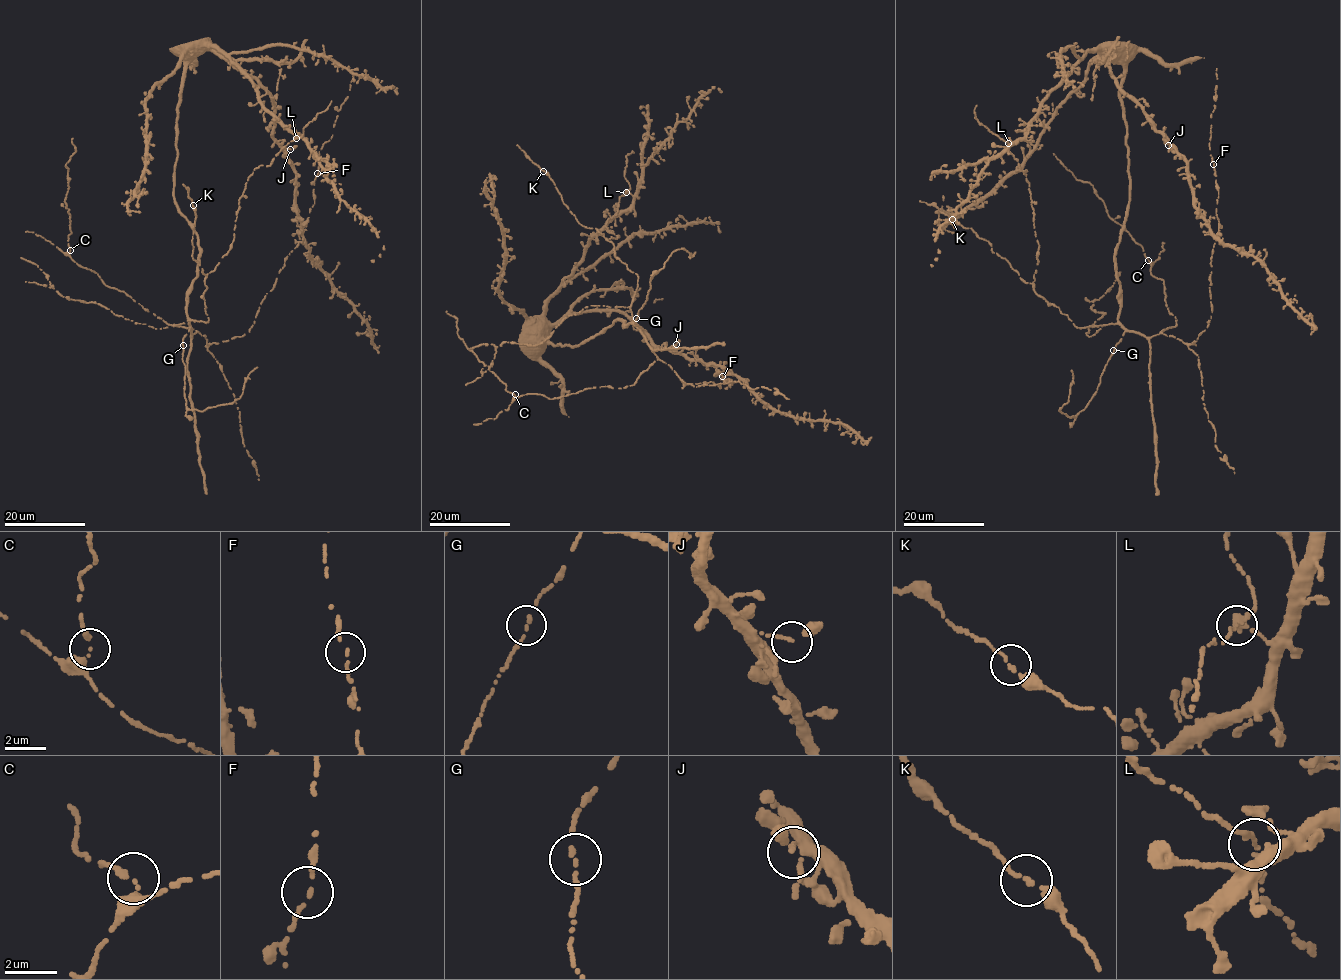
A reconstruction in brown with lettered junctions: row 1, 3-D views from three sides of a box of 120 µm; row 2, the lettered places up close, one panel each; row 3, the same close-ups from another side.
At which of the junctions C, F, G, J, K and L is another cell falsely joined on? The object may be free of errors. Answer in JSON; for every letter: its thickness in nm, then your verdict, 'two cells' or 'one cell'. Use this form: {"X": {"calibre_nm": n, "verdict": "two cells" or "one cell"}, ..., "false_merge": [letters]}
{"C": {"calibre_nm": 180, "verdict": "one cell"}, "F": {"calibre_nm": 130, "verdict": "one cell"}, "G": {"calibre_nm": 150, "verdict": "one cell"}, "J": {"calibre_nm": 160, "verdict": "one cell"}, "K": {"calibre_nm": 170, "verdict": "one cell"}, "L": {"calibre_nm": 130, "verdict": "one cell"}, "false_merge": []}

